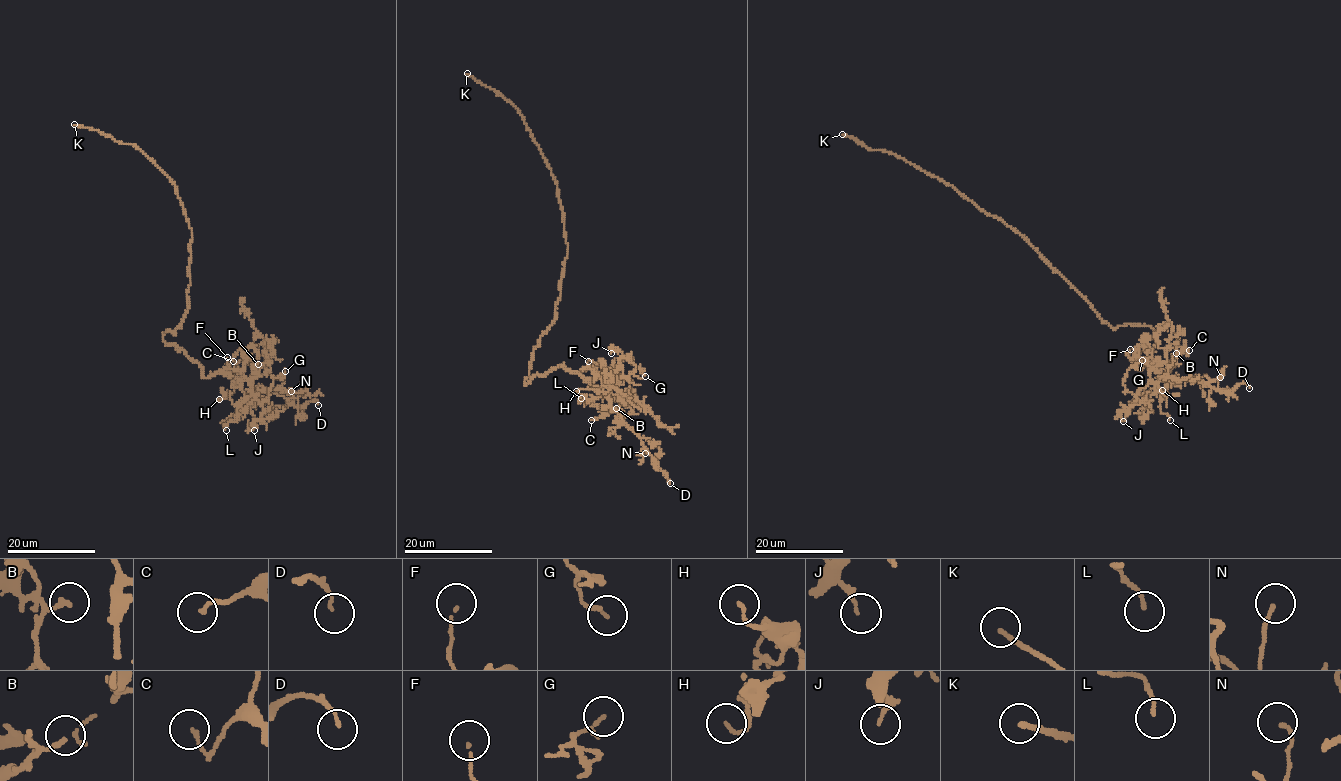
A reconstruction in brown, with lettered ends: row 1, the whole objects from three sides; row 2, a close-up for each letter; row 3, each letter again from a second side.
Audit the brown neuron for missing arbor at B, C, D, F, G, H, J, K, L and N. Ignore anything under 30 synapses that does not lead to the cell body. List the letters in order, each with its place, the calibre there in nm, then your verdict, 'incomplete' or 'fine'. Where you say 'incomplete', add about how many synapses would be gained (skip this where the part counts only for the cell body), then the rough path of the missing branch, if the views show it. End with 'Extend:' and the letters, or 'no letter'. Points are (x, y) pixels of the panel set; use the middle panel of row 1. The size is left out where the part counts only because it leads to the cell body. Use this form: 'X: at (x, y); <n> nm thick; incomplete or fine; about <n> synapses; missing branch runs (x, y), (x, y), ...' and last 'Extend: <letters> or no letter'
B: at (616, 408); 130 nm thick; fine
C: at (591, 420); 130 nm thick; fine
D: at (670, 483); 100 nm thick; fine
F: at (588, 361); 90 nm thick; fine
G: at (645, 376); 130 nm thick; fine
H: at (576, 391); 120 nm thick; fine
J: at (611, 353); 80 nm thick; fine
K: at (467, 73); 170 nm thick; incomplete; about 60 synapses
L: at (581, 398); 130 nm thick; fine
N: at (645, 453); 130 nm thick; fine
Extend: K

